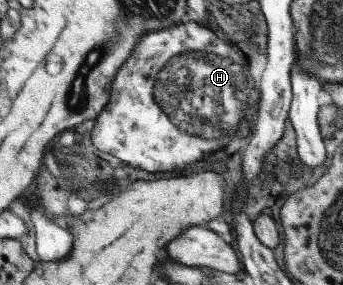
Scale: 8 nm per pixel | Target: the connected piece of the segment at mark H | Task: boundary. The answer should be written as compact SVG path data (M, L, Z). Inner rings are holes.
M185 20L172 27L150 31L150 34L138 38L130 57L112 78L106 106L94 119L93 128L89 131L91 143L102 153L108 153L123 163L128 163L130 168L140 167L150 173L182 169L185 165L202 161L204 155L225 149L224 146L228 143L226 135L235 136L241 133L249 136L250 129L236 127L242 127L242 123L246 123L246 119L249 120L258 111L260 93L251 89L244 75L244 59L204 25Z

